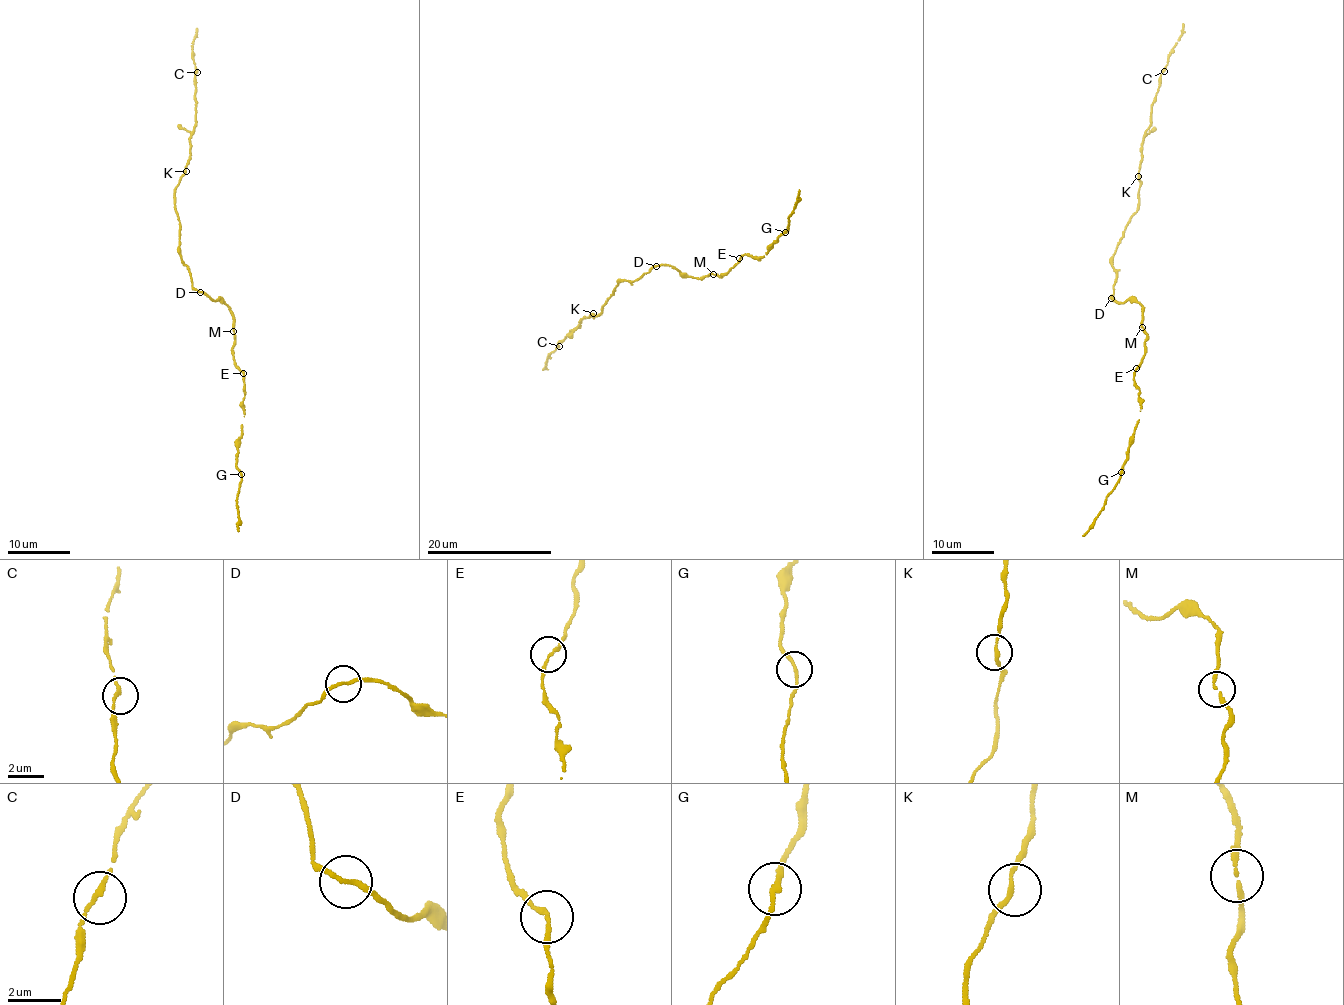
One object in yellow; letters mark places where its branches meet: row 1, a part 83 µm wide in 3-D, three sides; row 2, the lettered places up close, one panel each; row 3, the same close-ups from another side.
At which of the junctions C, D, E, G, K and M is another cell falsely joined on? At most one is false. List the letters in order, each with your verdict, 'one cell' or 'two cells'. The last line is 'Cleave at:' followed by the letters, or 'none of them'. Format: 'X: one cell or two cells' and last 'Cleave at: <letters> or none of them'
C: one cell
D: one cell
E: one cell
G: one cell
K: one cell
M: one cell
Cleave at: none of them

